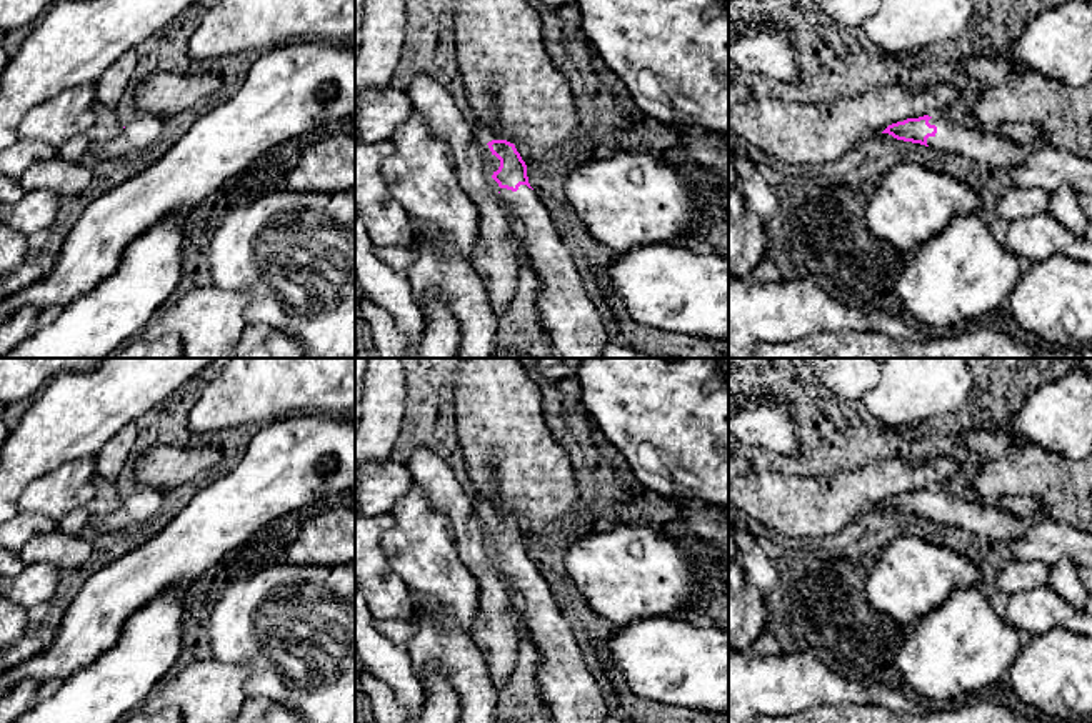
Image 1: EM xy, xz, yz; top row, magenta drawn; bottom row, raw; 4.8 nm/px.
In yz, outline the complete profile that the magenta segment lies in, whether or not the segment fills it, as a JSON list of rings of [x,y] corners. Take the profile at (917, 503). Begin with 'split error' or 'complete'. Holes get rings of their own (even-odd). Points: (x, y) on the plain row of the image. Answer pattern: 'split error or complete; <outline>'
split error; [[[937,486],[907,491],[889,498],[882,506],[897,513],[920,516],[939,525],[955,526],[979,538],[1014,541],[1022,538],[1030,520],[1012,515],[985,501],[969,501]]]

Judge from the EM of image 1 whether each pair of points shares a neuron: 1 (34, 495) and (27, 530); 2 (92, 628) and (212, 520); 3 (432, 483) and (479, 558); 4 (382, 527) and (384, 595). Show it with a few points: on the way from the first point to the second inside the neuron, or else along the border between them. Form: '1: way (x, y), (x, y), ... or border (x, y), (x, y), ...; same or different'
1: border (19, 510), (44, 513), (57, 525); different
2: way (115, 597), (134, 578), (180, 552); same
3: way (450, 502), (465, 523), (469, 540); same
4: way (374, 543), (374, 573), (377, 578); same

